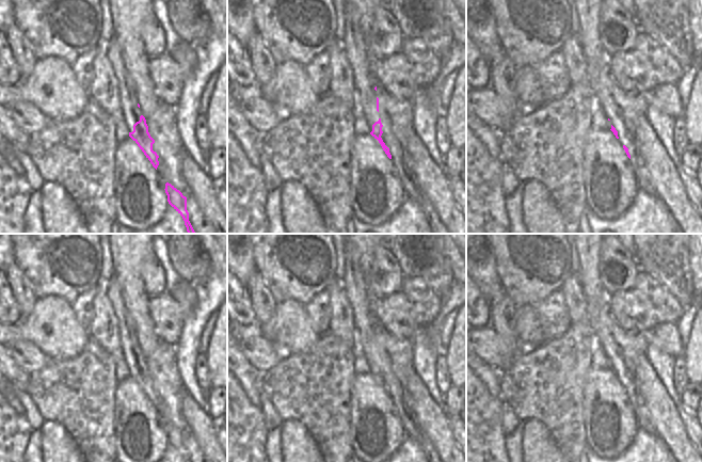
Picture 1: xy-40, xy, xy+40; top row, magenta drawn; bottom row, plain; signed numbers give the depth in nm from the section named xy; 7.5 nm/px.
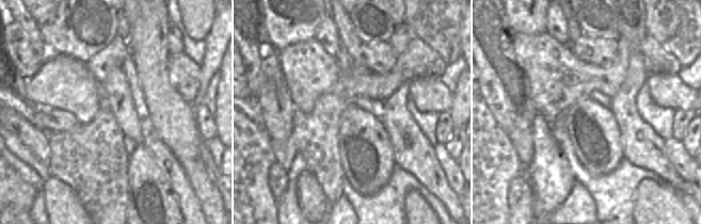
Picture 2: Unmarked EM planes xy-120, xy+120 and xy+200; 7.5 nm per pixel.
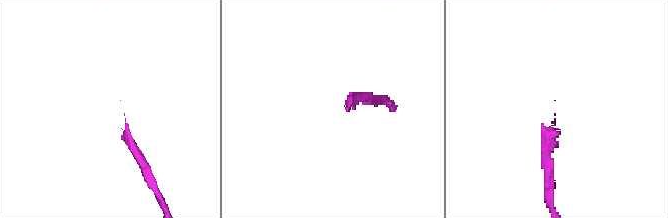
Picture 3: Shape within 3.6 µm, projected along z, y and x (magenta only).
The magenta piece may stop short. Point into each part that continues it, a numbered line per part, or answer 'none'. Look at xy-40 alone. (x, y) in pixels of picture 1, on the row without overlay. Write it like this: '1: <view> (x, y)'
1: xy-40 (131, 352)

